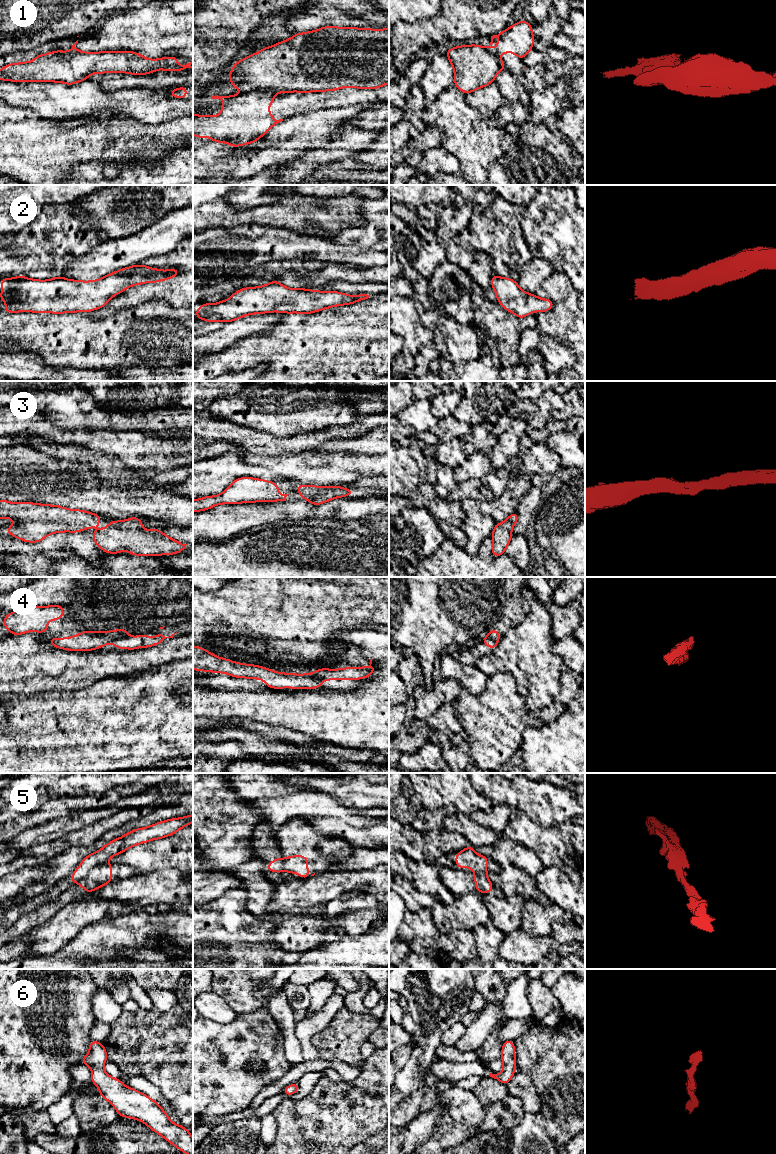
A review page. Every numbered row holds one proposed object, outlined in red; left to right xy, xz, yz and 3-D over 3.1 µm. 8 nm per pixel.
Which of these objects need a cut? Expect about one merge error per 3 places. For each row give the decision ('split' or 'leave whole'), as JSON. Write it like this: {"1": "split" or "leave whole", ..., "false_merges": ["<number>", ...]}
{"1": "split", "2": "leave whole", "3": "leave whole", "4": "split", "5": "split", "6": "leave whole", "false_merges": ["1", "4", "5"]}

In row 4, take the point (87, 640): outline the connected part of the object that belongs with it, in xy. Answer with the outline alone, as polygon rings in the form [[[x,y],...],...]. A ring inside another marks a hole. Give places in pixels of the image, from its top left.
[[[127,629],[110,630],[107,632],[82,631],[69,638],[55,638],[52,636],[50,645],[69,651],[91,651],[107,645],[119,638],[126,637]]]

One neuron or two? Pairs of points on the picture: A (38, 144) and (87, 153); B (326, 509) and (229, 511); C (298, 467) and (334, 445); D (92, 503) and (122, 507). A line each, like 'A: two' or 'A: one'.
A: one
B: one
C: two
D: one

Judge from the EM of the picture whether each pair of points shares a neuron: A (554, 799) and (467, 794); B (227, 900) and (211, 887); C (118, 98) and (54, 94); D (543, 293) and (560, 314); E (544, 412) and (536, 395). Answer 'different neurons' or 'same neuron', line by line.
A: different neurons
B: different neurons
C: same neuron
D: same neuron
E: different neurons

